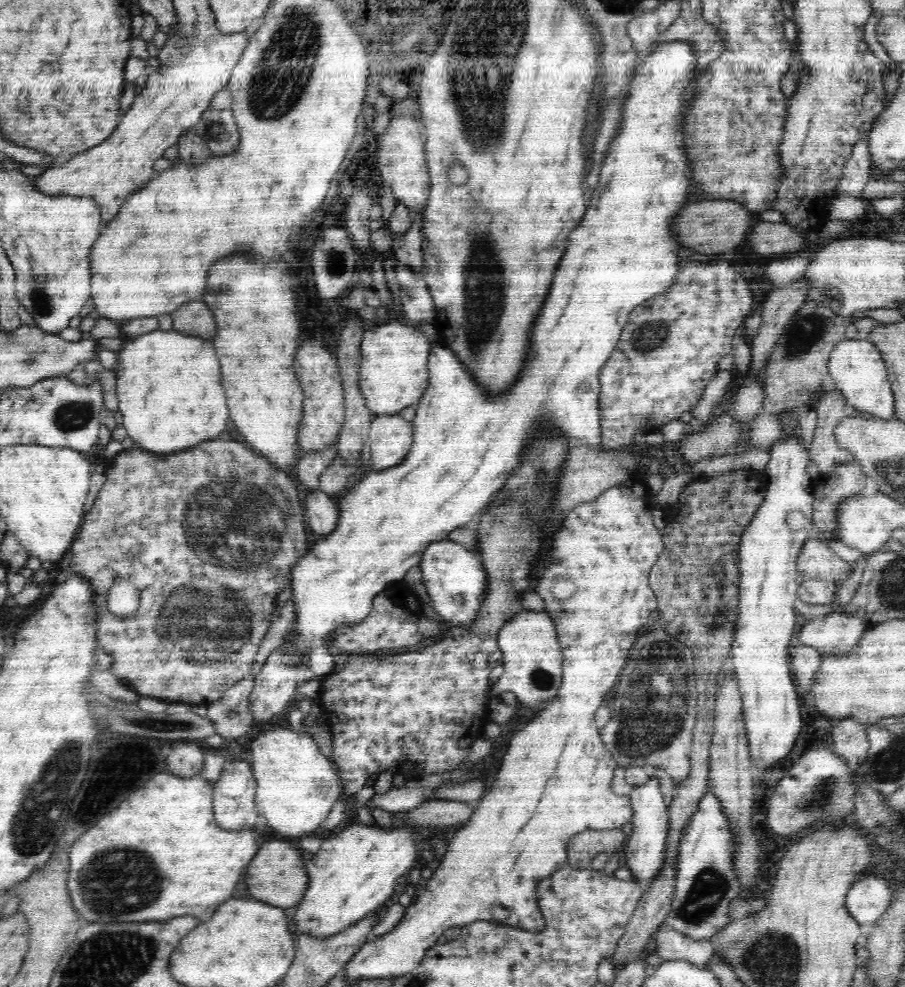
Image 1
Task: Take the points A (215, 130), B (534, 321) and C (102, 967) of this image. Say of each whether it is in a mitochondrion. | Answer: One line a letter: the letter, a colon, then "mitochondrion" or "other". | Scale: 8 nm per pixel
A: mitochondrion
B: other
C: mitochondrion

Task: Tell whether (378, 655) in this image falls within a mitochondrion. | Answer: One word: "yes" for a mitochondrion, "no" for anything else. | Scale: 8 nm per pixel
no

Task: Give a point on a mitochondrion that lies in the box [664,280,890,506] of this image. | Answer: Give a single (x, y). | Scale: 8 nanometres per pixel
(809, 328)

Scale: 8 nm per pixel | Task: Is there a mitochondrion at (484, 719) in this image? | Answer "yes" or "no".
no

